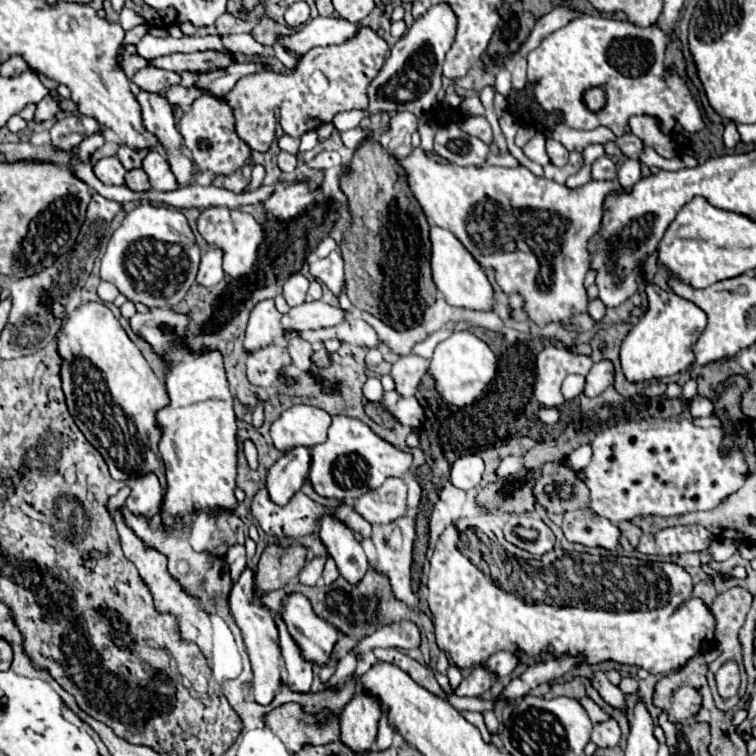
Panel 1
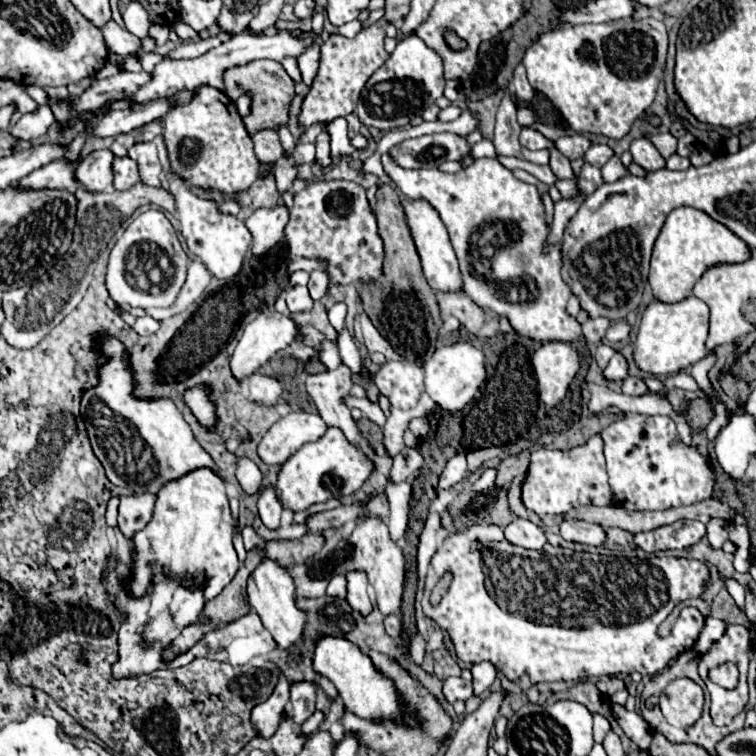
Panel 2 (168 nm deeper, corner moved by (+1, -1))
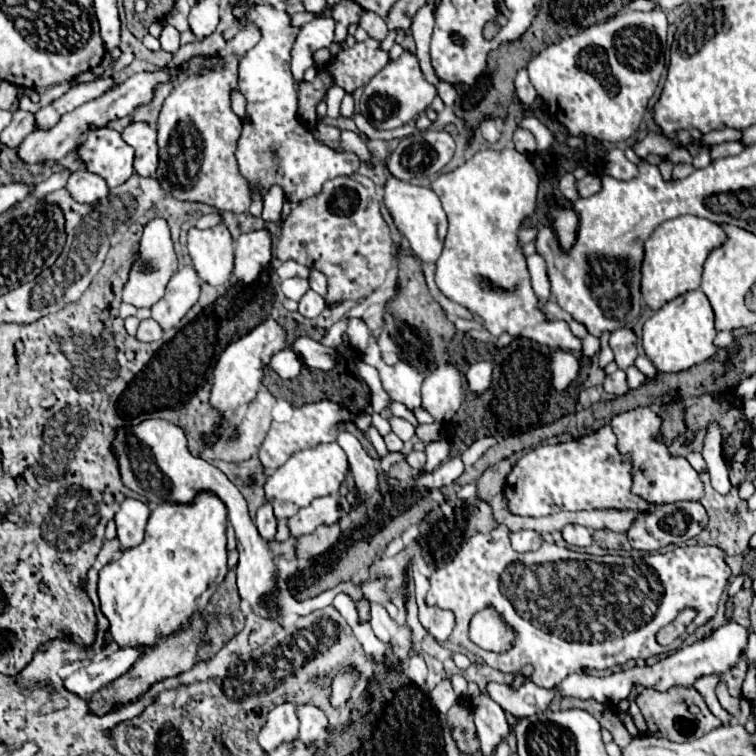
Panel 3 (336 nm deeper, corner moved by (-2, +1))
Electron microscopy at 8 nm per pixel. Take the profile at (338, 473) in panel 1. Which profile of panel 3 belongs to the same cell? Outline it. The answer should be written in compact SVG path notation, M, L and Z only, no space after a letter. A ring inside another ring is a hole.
M336 442L308 448L308 450L296 452L286 464L282 464L278 470L274 470L268 476L264 484L264 496L266 496L266 502L272 504L274 516L278 520L290 518L300 508L308 506L308 502L312 502L314 498L338 494L338 488L344 482L346 472L348 472L348 460L346 460L344 450L340 450Z

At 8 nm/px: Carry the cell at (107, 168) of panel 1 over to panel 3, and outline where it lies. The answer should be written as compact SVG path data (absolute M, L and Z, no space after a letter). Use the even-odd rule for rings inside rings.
M76 170L70 178L68 178L68 184L66 184L66 190L70 192L70 196L80 202L80 204L90 204L90 202L96 202L104 196L108 196L108 186L106 182L96 176L96 174L90 174L88 170Z

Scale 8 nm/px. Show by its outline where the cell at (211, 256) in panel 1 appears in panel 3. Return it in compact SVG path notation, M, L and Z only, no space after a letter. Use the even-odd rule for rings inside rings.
M184 266L174 272L166 286L166 294L152 306L152 318L164 328L174 328L186 312L196 304L200 296L200 278L192 266Z

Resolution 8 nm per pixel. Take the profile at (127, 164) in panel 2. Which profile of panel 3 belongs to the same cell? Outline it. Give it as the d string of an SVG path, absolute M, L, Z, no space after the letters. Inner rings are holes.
M110 126L90 128L76 148L82 166L106 180L110 188L124 184L132 174L134 150Z

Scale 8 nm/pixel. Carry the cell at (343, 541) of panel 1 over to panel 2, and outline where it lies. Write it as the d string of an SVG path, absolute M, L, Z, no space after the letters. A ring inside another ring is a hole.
M351 570L345 574L347 578L347 600L361 614L369 612L371 602L367 596L367 576L361 570Z

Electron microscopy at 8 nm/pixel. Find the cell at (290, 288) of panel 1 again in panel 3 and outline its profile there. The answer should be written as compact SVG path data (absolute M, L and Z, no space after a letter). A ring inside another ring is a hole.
M308 290L308 292L304 294L304 298L300 300L298 312L300 312L302 316L306 316L306 318L316 318L324 308L326 308L326 300L324 300L320 294Z

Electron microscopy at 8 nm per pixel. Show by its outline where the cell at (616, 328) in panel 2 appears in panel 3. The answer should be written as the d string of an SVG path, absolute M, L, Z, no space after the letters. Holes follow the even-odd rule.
M606 332L606 334L602 334L602 338L600 338L601 350L598 359L598 366L600 368L606 368L610 362L614 360L614 354L609 346L610 334Z

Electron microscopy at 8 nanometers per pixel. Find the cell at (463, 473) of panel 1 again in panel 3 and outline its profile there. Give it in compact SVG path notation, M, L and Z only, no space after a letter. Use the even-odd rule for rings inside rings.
M450 458L448 462L444 462L442 466L438 466L432 474L432 480L434 480L434 486L440 488L440 486L446 486L446 484L452 484L460 474L464 472L464 464L460 458Z

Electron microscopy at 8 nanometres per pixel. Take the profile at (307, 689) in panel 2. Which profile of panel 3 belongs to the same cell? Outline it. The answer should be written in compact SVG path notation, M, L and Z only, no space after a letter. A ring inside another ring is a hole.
M298 706L298 720L300 720L300 740L304 746L314 748L320 740L330 734L330 724L322 710L316 706Z

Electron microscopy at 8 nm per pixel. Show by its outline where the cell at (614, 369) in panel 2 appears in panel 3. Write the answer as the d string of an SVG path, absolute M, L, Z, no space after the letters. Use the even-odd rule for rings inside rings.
M620 328L620 330L612 332L612 336L610 336L610 348L614 350L618 368L626 370L628 366L632 366L634 360L636 360L636 356L638 356L634 330L630 330L630 328Z

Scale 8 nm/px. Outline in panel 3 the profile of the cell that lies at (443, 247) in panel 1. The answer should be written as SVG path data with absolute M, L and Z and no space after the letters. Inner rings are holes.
M390 178L384 184L384 206L388 208L394 226L408 240L410 248L418 254L418 258L424 262L436 262L442 250L442 238L438 234L438 228L446 226L446 212L434 190L402 182L398 178Z

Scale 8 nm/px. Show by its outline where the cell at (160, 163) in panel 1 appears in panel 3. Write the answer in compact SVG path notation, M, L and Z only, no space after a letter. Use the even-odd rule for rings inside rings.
M130 122L122 130L122 138L136 150L134 170L140 176L150 176L158 166L158 146L156 146L156 128L148 122Z

